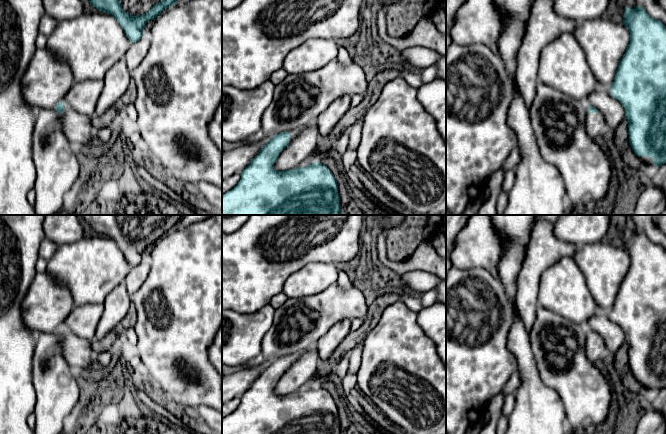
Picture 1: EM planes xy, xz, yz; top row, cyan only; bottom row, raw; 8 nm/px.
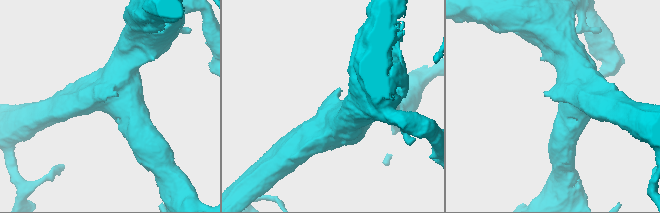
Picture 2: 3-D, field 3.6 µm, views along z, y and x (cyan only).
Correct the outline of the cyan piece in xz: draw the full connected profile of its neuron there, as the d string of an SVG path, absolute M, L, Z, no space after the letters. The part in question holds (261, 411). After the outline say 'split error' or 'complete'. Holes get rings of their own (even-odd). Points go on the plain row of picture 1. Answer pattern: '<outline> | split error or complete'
M306 351L275 359L241 396L241 403L237 409L222 419L222 434L341 434L337 405L324 388L313 386L308 391L298 391L285 395L277 395L274 392L280 377Z | split error

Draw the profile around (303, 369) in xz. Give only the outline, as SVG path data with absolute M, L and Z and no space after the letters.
M314 346L303 353L280 377L274 392L277 395L298 392L300 387L314 376L318 364L319 356Z

